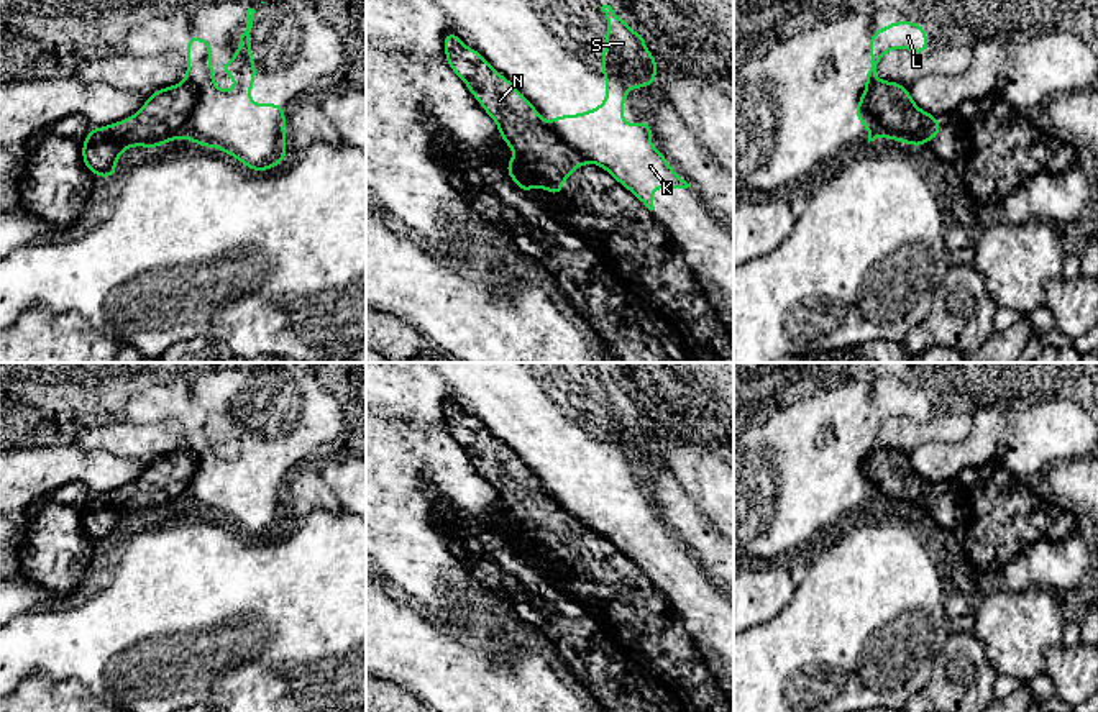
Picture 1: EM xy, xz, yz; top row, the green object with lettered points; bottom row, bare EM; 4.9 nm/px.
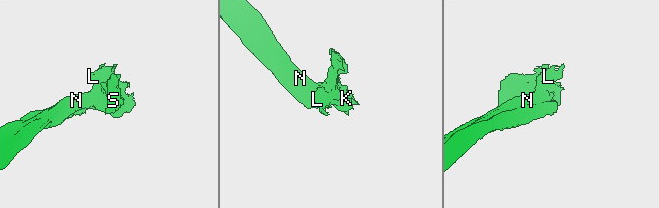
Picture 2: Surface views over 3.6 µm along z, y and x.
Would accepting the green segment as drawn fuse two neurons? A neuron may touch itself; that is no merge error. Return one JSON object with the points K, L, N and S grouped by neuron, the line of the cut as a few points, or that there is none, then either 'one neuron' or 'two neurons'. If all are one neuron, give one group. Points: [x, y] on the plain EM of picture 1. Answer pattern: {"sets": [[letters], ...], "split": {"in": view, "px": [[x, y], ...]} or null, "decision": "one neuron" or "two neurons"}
{"sets": [["K", "L", "S"], ["N"]], "split": {"in": "xy", "px": [[186, 448], [196, 456], [196, 473], [187, 486], [184, 502]]}, "decision": "two neurons"}

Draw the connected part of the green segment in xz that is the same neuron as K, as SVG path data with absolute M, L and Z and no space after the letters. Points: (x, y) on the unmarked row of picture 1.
M602 372L607 399L601 420L606 468L576 482L558 482L550 495L589 530L607 538L650 579L655 556L688 556L665 522L650 513L650 489L625 491L624 469L629 458L657 451L657 422L647 420L647 407L627 394L611 372Z

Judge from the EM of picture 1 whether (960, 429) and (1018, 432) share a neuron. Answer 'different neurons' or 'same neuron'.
different neurons

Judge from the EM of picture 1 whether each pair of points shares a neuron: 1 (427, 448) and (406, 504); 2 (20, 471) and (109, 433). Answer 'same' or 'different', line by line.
1: same
2: different

